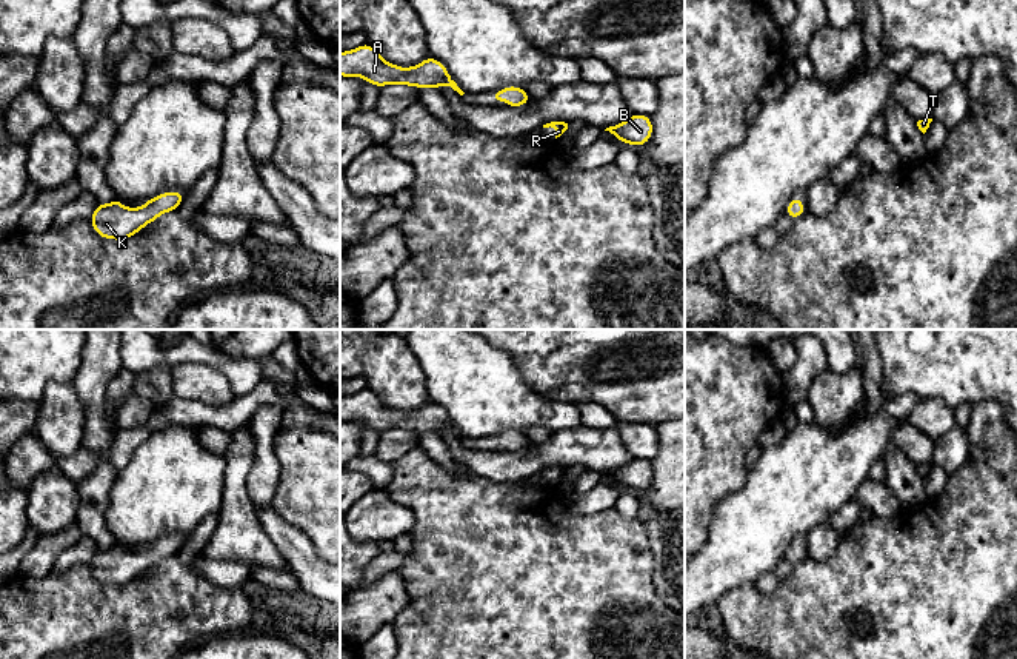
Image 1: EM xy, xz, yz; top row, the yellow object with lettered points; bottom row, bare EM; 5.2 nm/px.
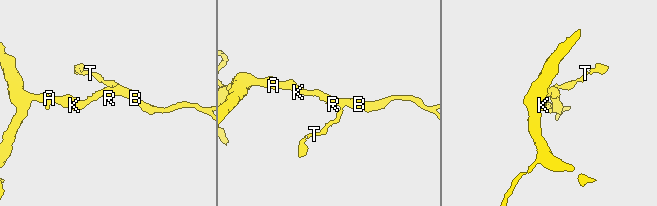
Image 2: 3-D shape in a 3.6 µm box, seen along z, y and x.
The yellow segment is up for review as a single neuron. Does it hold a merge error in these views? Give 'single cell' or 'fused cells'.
single cell

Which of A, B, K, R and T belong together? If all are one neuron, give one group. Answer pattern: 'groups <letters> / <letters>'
groups A B K R T

